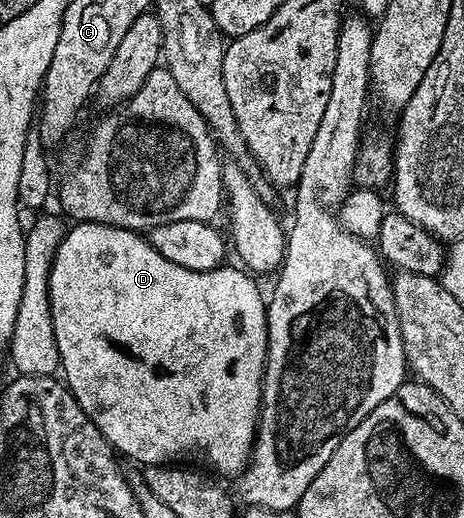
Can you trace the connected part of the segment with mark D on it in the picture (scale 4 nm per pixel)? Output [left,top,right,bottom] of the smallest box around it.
[50,222,268,476]

